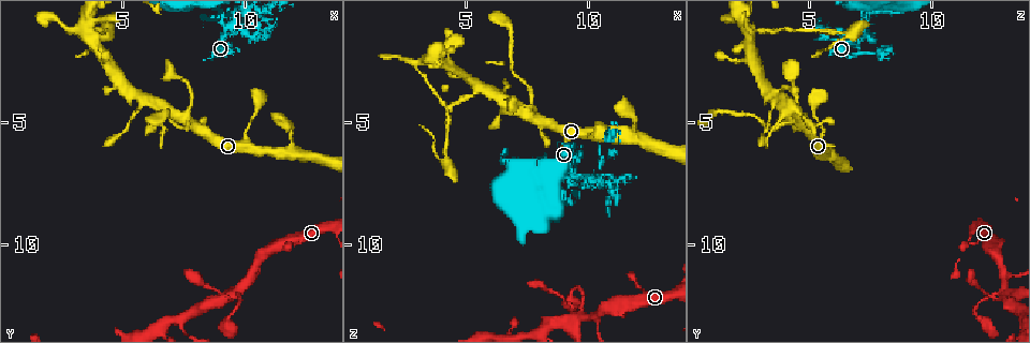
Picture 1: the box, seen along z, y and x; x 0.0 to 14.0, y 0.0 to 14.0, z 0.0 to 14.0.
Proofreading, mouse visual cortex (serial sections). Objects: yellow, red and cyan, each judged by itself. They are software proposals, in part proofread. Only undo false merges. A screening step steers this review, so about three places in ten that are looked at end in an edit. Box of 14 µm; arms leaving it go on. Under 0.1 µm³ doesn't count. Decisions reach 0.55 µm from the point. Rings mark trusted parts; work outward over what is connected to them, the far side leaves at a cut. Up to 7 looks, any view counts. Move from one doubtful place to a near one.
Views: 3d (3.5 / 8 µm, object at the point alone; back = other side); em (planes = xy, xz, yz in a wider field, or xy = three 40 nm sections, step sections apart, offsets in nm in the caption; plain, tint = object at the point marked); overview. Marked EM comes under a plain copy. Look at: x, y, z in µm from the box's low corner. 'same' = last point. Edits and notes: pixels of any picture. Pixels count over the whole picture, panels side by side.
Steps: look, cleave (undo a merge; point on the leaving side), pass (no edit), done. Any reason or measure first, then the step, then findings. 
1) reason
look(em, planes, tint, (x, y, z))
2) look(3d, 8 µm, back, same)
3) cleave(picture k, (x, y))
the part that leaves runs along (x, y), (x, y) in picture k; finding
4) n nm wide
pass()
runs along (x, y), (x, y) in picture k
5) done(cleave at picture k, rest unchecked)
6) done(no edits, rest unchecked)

calibre changes
look(3d, 3.5 µm, (7.7, 5.0, 4.5))

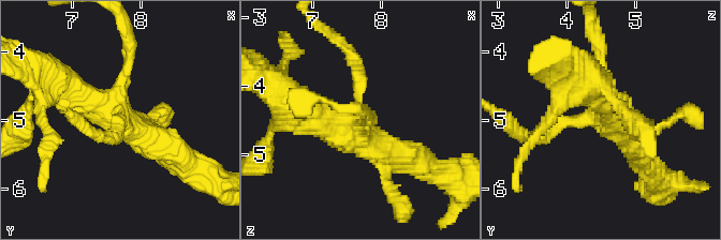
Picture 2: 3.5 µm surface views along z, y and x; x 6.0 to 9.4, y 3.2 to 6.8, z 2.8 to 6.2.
now the EM
look(em, xy, step 3, tint, (7.75, 5.00, 4.45))

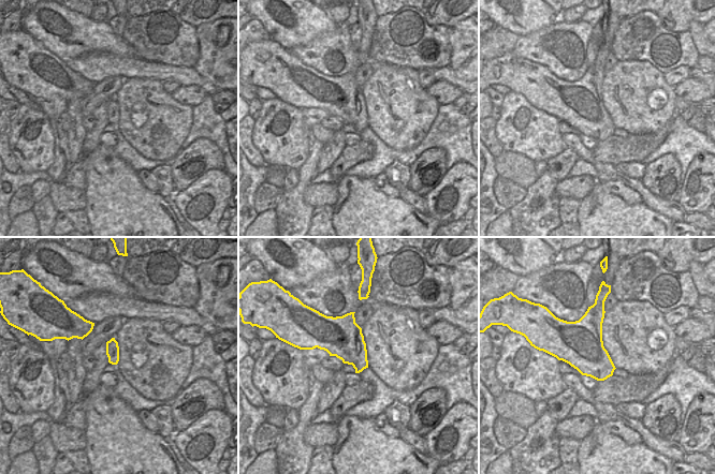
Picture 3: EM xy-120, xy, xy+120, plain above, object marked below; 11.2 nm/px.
420 nm wide
pass()
runs along (163, 147), (54, 81) in picture 2; one cell here

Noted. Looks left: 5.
look(3d, 8 µm, (9.1, 1.1, 7.2))

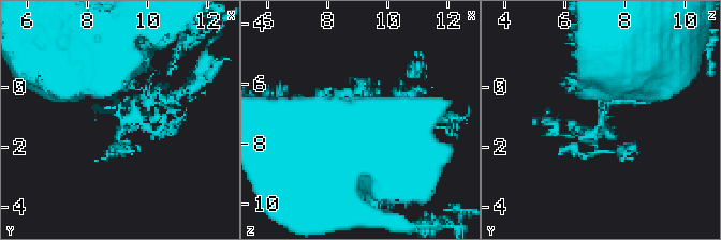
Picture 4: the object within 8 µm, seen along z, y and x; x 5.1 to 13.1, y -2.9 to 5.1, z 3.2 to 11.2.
shape alone is not enough
look(em, xy, step 5, tint, (9.2, 1.2, 7.3))

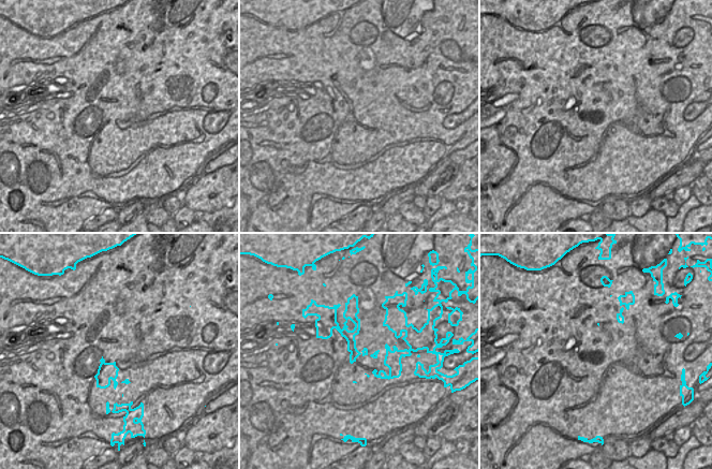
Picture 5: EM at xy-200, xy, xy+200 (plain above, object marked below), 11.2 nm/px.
pass()
runs along (578, 141), (601, 122), (604, 95) in picture 4; continuous, no second cell

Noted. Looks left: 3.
sudden change in width
look(3d, 3.5 µm, (3.4, 1.2, 2.6))

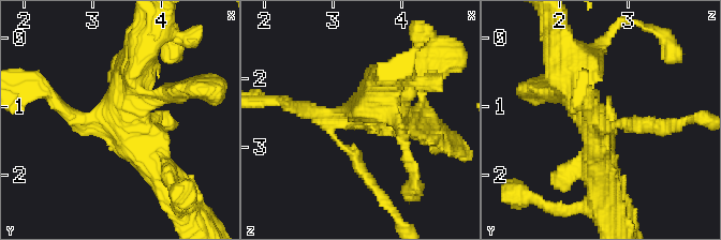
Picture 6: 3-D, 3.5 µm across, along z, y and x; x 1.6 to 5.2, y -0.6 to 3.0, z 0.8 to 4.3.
look(em, planes, tint, same)

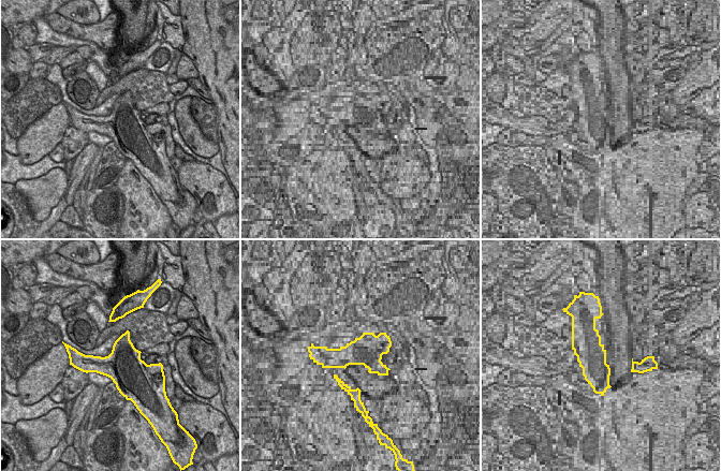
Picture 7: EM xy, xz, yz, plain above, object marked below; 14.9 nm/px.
cleave(picture 6, (368, 177))
the part that leaves runs along (346, 148), (398, 223) in picture 6; a second cell is stuck on

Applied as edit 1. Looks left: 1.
done(cleave at picture 6, rest unchecked)

